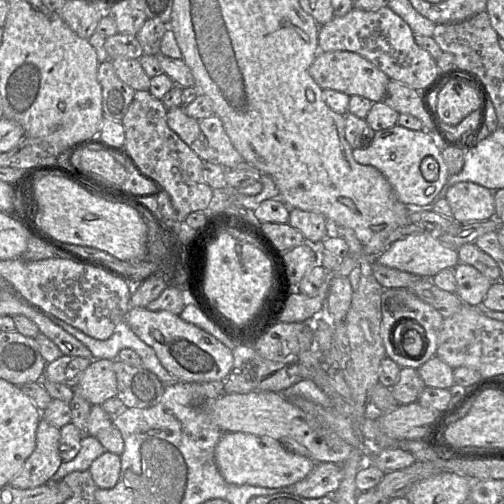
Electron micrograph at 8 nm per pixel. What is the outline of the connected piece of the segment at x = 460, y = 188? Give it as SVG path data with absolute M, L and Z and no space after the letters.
M458 182L449 187L445 199L457 223L495 218L494 192L473 182Z

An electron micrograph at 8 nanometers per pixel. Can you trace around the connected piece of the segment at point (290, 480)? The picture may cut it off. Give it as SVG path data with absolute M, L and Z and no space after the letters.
M244 432L224 433L215 448L215 461L226 482L266 488L291 486L304 479L315 465L311 459L287 450L278 440Z

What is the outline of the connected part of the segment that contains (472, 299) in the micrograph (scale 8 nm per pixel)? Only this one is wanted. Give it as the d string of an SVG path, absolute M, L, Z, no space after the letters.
M458 263L454 267L457 284L455 294L465 304L472 307L481 306L492 281L471 265Z

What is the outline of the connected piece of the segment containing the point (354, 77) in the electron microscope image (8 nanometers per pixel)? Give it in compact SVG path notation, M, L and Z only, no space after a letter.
M351 51L319 52L309 68L310 75L322 89L359 95L375 102L383 101L389 77L361 55Z

